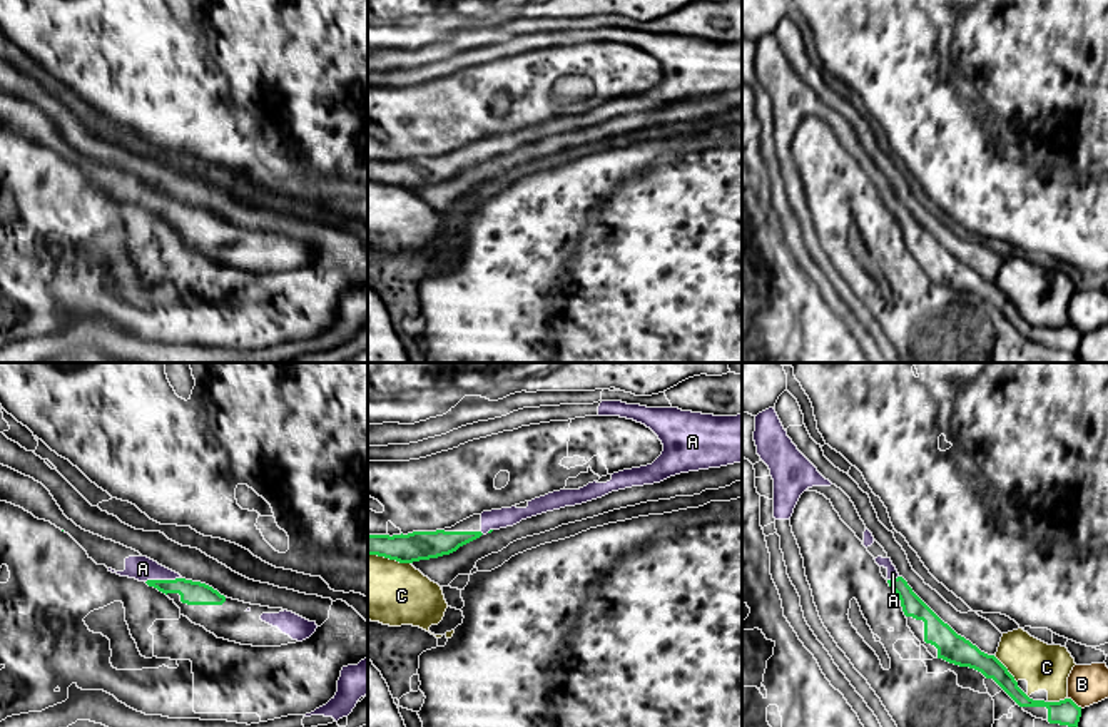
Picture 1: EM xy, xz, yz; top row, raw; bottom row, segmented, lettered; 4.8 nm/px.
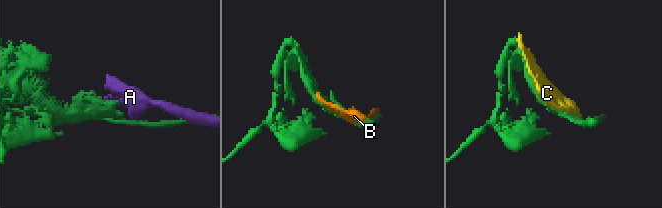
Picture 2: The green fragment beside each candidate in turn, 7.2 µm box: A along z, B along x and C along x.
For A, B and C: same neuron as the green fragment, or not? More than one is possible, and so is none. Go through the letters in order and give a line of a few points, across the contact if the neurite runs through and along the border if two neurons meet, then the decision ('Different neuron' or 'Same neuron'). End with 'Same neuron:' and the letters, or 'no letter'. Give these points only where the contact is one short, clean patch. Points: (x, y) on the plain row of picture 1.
A: Same neuron
B: Different neuron
C: Different neuron
Same neuron: A

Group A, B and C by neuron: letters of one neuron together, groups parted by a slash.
A / B / C

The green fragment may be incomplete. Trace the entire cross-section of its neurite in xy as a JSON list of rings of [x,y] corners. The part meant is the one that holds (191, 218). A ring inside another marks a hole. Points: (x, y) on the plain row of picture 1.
[[[129,182],[125,184],[124,197],[115,197],[112,194],[109,194],[109,197],[145,207],[149,212],[154,212],[165,221],[179,219],[180,227],[187,231],[222,231],[226,227],[226,222],[212,212],[186,206],[179,199],[147,182]]]

